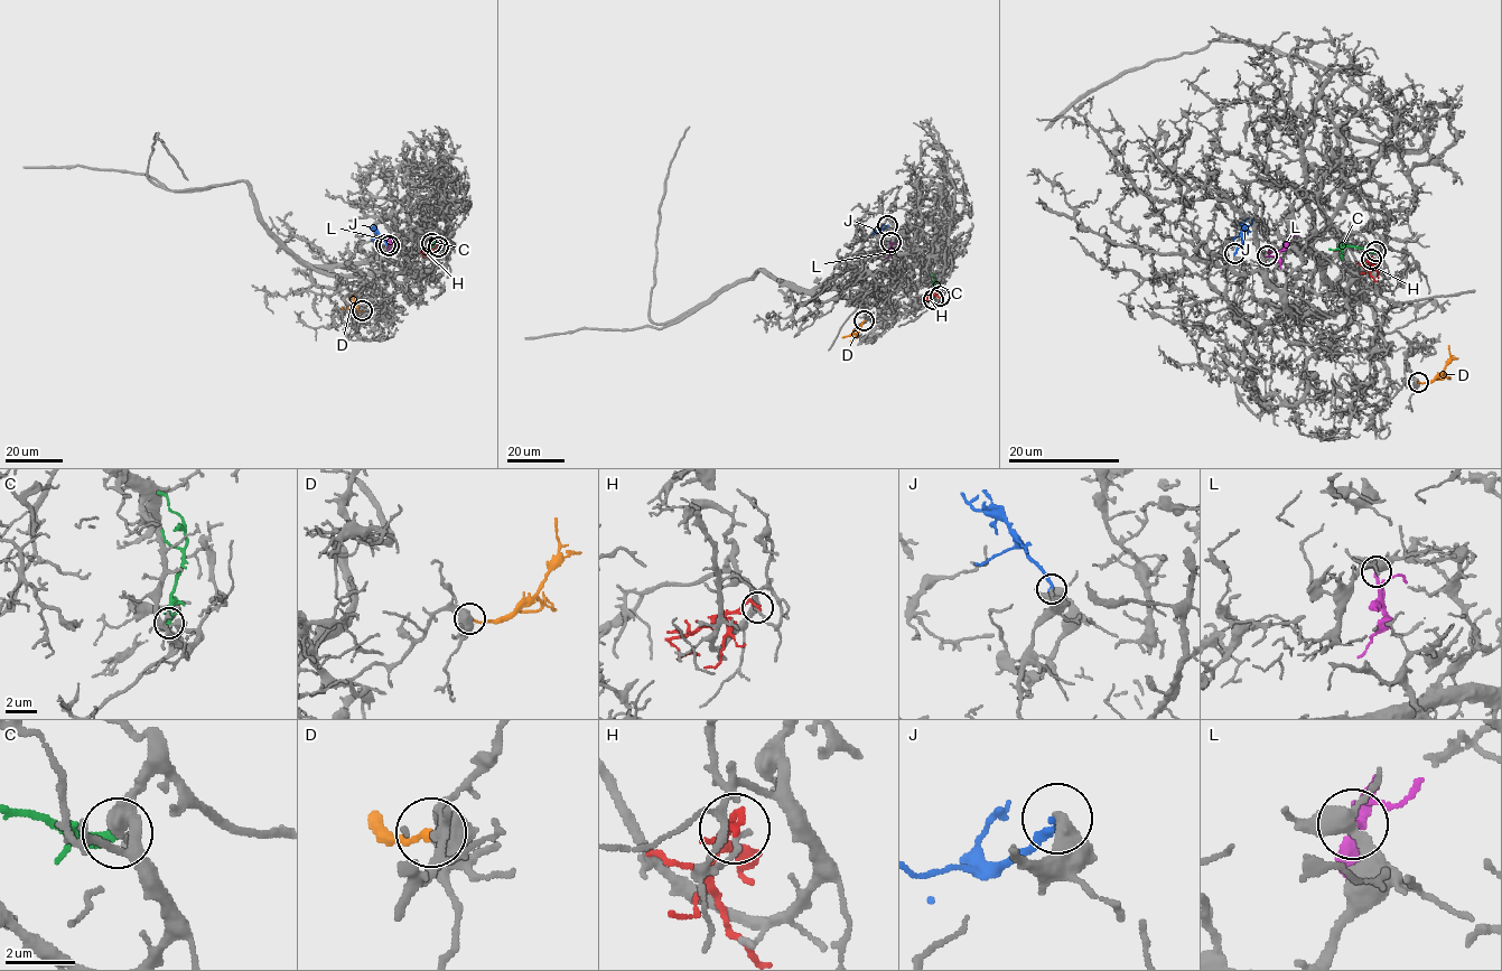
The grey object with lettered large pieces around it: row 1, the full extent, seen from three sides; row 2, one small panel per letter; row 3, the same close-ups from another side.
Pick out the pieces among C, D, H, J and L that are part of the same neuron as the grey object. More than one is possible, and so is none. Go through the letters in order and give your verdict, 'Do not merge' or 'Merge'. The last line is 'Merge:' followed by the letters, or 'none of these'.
C: Do not merge
D: Do not merge
H: Do not merge
J: Merge
L: Merge
Merge: J, L

